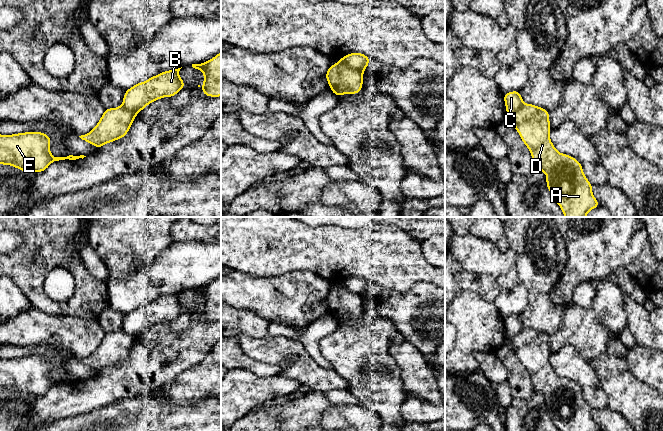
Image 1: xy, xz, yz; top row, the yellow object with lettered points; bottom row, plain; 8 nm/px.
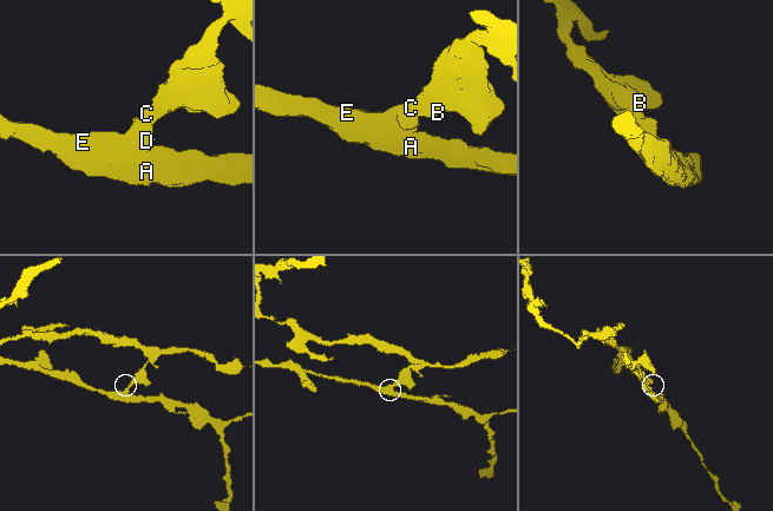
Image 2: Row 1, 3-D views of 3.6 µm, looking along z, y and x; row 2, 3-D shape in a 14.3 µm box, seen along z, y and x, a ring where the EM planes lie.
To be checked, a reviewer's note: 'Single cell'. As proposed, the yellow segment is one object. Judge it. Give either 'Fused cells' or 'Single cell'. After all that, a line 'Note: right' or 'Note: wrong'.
Fused cells
Note: wrong

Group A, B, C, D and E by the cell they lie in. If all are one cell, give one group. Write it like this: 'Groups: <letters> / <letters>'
Groups: A D E / B C

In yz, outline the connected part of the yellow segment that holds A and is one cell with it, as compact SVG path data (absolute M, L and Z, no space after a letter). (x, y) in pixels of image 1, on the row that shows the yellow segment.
M523 104L510 115L512 126L531 152L534 167L547 174L546 183L554 200L561 207L565 217L586 217L586 214L599 206L592 194L592 184L585 177L582 165L574 157L559 153L549 138L549 111L533 104Z

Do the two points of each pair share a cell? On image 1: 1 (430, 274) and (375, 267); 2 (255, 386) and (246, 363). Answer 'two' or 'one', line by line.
1: one
2: two

